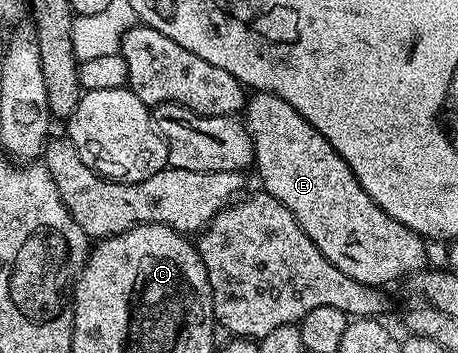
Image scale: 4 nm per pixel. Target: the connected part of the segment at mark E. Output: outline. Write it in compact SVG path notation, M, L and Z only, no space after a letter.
M254 92L246 101L244 123L254 139L253 167L258 168L261 187L292 210L304 234L316 242L320 254L332 266L361 284L387 286L401 276L409 277L427 263L427 241L384 214L368 198L348 162L332 150L328 138L292 110L284 98L271 92Z

